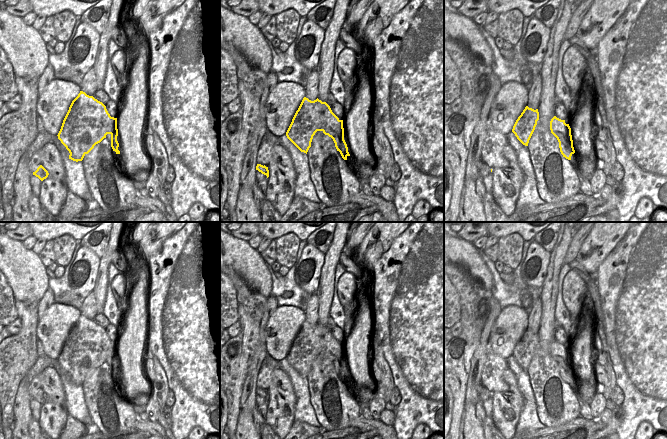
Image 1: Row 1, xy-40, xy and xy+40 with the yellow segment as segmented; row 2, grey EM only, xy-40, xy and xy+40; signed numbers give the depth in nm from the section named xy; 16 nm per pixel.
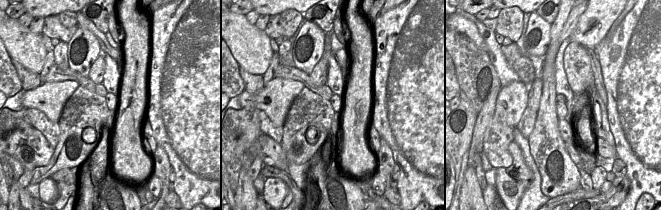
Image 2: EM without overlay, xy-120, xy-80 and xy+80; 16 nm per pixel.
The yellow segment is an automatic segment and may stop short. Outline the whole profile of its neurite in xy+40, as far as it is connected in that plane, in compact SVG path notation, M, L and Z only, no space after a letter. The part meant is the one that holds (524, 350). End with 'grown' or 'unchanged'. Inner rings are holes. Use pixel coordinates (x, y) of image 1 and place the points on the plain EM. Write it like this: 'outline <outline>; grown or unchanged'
outline M528 330L525 331L521 339L516 344L512 356L523 369L528 370L538 344L538 333L534 334Z; unchanged

